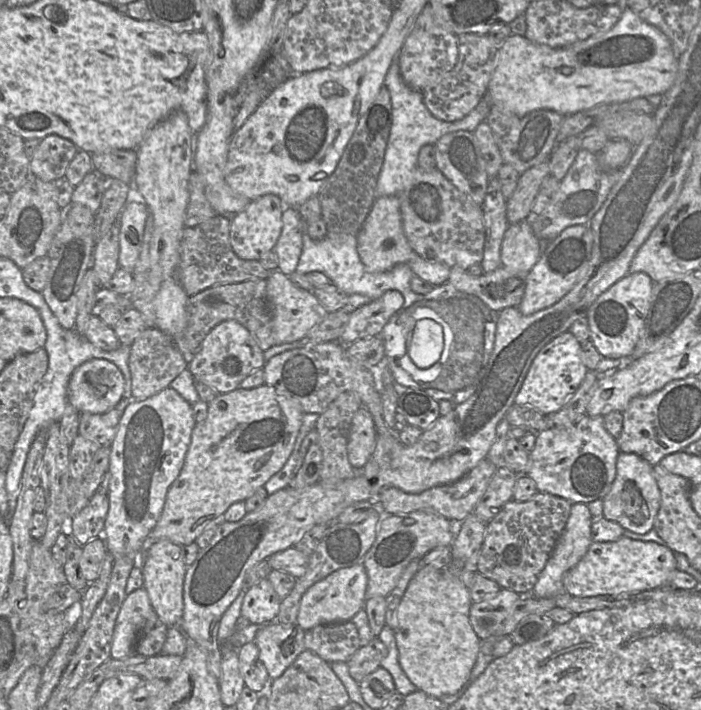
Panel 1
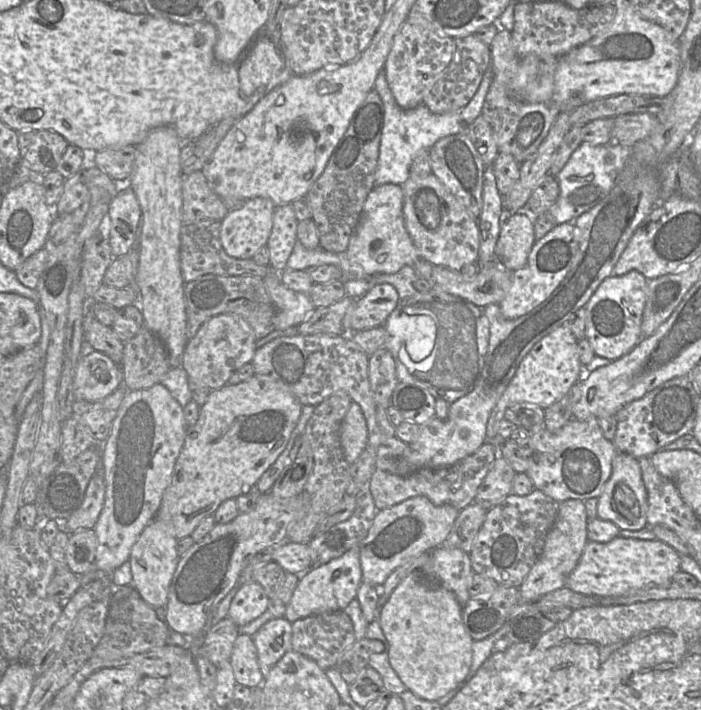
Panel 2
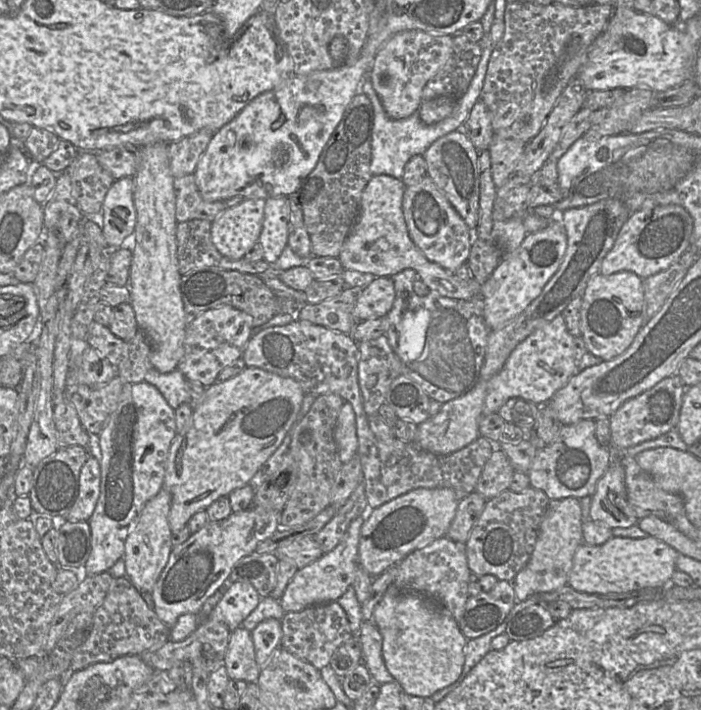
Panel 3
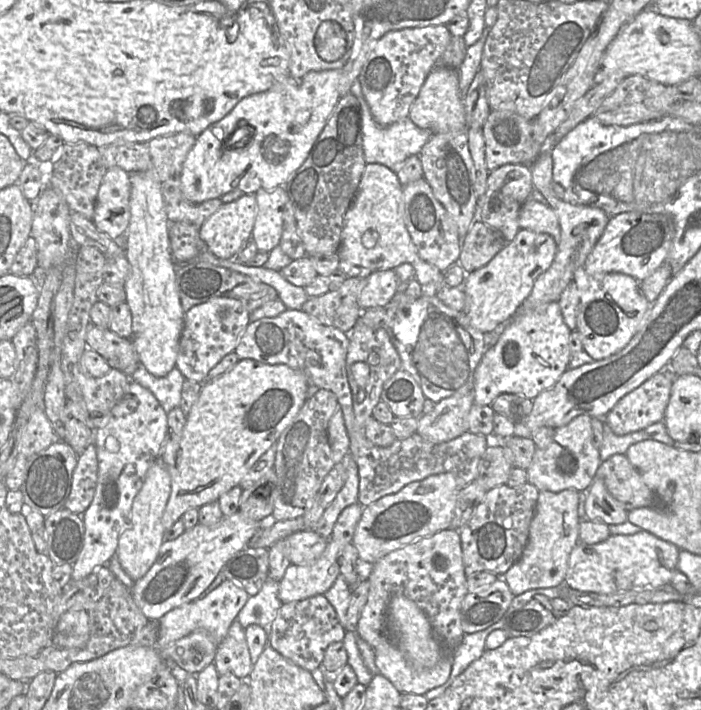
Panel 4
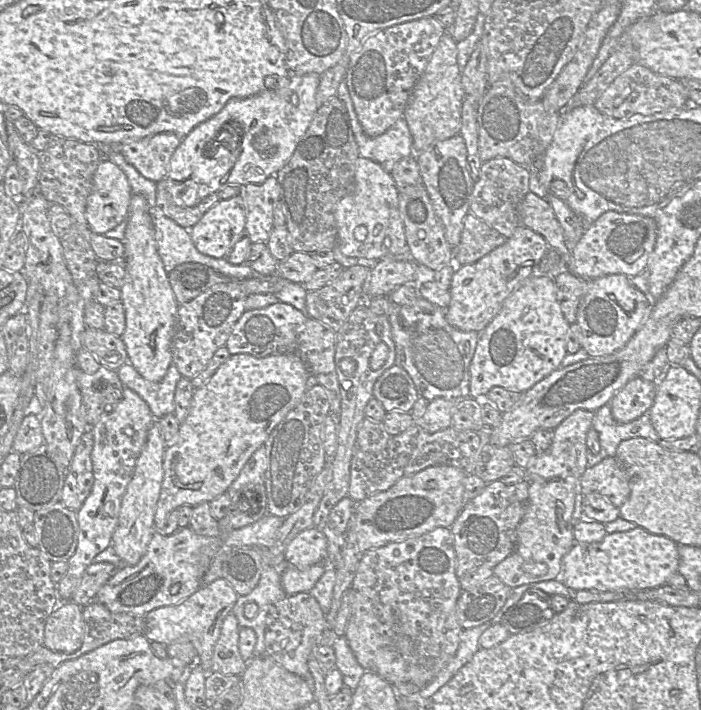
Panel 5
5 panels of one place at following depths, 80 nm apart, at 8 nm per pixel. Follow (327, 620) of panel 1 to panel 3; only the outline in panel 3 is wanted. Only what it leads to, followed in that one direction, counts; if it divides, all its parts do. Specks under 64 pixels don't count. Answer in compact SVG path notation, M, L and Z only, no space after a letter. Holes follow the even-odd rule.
M362 516L354 519L334 549L296 571L280 599L285 613L299 612L312 605L337 601L352 586L359 566L359 540L362 524Z

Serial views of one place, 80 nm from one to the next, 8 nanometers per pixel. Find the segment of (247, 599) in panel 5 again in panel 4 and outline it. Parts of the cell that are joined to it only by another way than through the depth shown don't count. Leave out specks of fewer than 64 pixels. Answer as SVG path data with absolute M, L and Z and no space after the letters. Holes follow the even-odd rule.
M269 577L260 591L249 597L237 615L237 620L244 629L251 624L256 624L262 627L269 636L271 624L282 605L279 591L279 582Z

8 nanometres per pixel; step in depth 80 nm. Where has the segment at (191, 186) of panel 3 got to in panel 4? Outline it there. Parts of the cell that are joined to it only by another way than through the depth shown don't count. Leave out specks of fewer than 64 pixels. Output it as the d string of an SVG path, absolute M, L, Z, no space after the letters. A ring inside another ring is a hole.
M175 175L161 183L166 213L170 222L189 222L200 226L222 205L220 198L201 203L188 201L181 189L180 175Z

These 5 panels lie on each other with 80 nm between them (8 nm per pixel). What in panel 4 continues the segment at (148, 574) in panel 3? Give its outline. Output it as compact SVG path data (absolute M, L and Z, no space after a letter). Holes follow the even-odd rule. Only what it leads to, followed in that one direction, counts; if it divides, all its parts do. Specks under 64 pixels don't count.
M161 458L148 468L141 489L135 496L126 527L119 536L115 556L125 573L133 580L142 578L156 561L160 547L165 540L162 516L170 496L170 476Z

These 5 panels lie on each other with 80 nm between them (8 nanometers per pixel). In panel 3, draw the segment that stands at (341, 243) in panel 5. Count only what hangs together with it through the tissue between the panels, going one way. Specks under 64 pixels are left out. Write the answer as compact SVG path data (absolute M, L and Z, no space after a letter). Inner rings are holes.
M385 174L371 177L362 192L358 218L340 251L339 260L344 269L370 273L377 277L392 277L410 268L429 290L437 291L442 296L464 301L480 298L482 284L475 278L460 280L452 272L429 261L413 243L402 212L404 190L405 185L400 179Z

